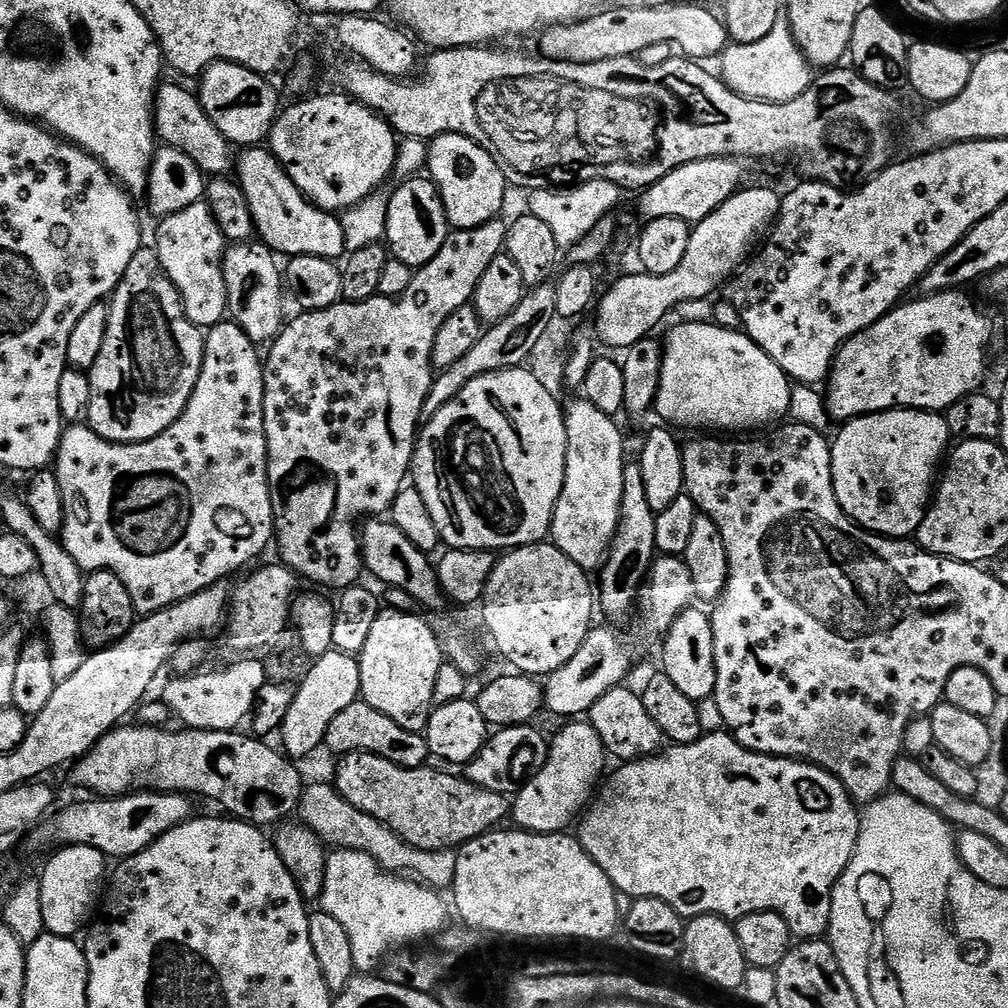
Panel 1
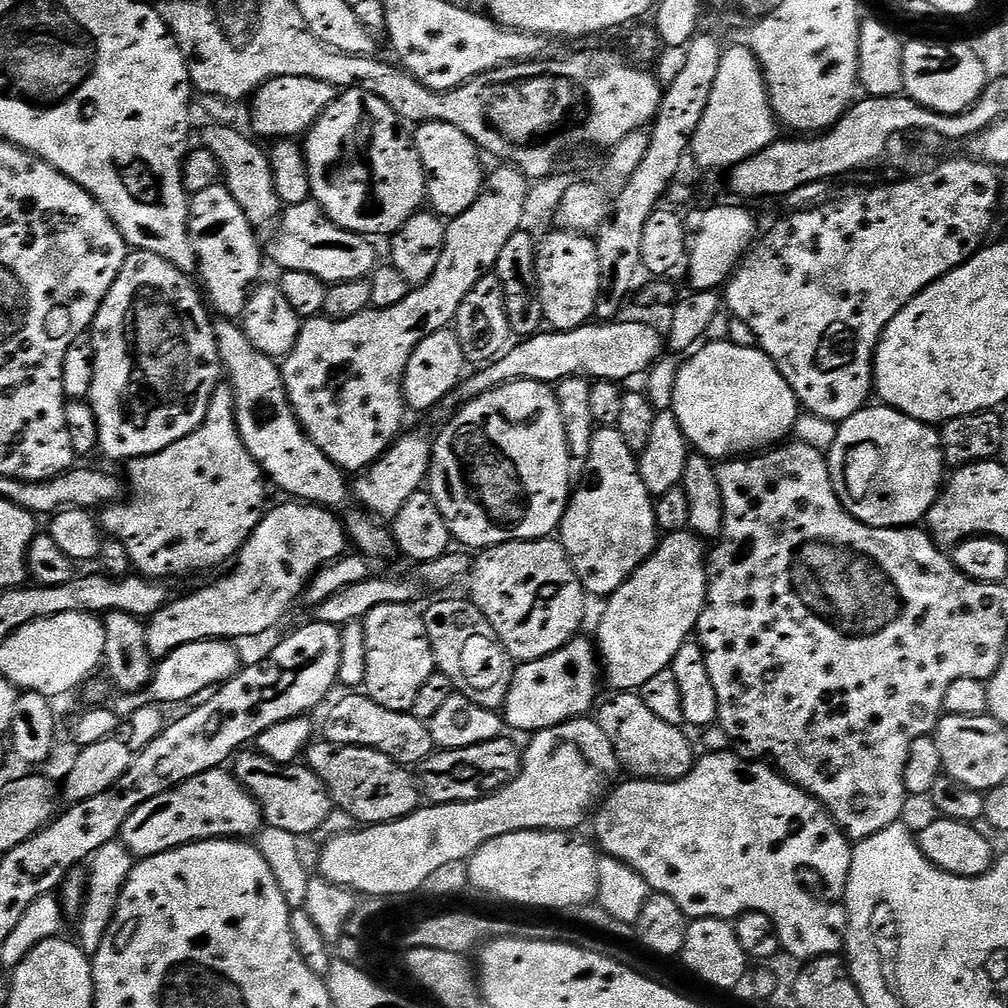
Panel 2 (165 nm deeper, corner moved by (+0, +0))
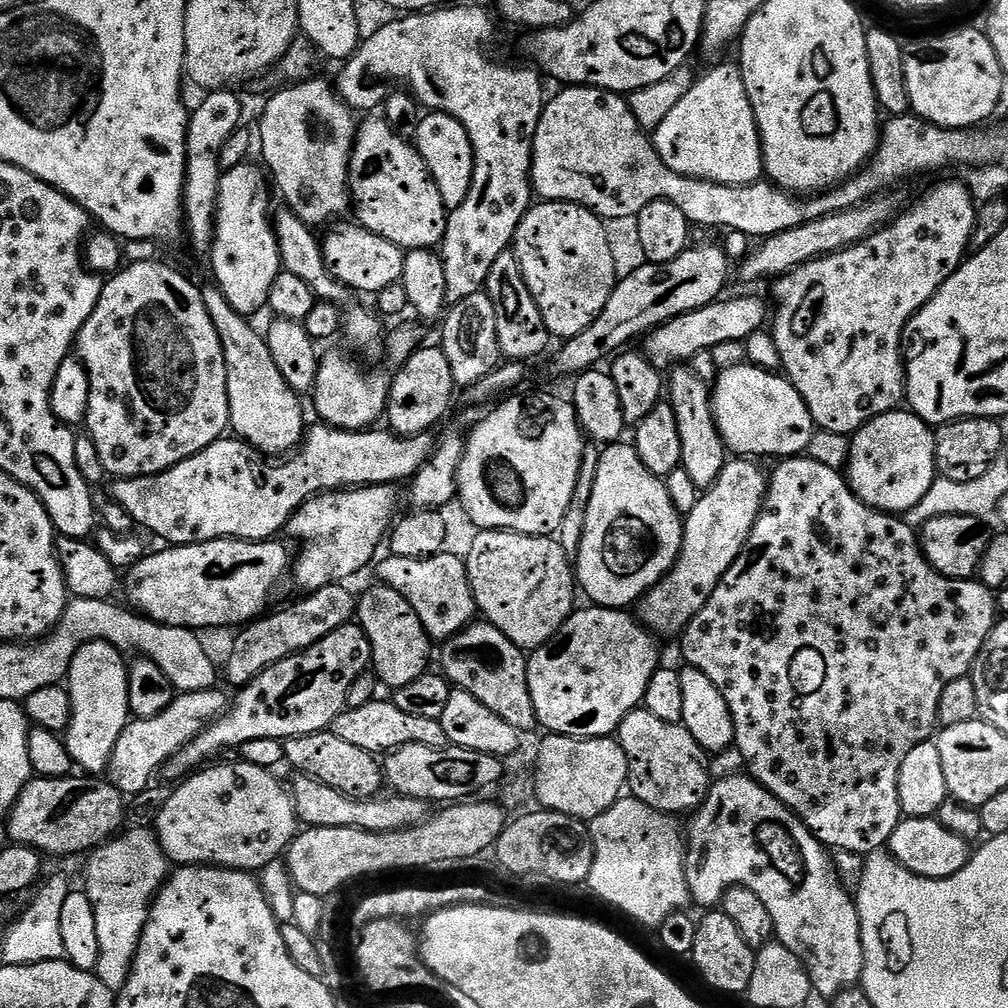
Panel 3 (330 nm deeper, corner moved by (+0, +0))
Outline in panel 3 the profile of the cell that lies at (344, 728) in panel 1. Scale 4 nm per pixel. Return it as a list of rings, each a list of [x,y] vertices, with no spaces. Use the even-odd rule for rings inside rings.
[[[377,698],[366,706],[345,708],[338,714],[338,718],[334,718],[330,731],[338,734],[338,738],[373,754],[387,754],[407,744],[417,744],[427,748],[449,747],[446,730],[442,730],[438,720],[405,714],[404,711],[398,710],[398,706],[391,699]]]

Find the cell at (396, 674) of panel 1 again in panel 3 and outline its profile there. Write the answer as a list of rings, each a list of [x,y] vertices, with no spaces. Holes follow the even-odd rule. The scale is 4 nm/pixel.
[[[373,583],[373,588],[364,592],[364,597],[359,597],[356,606],[356,616],[360,629],[366,634],[372,651],[371,671],[377,681],[384,684],[389,690],[395,690],[414,682],[414,678],[424,675],[429,671],[428,655],[434,647],[428,631],[422,626],[418,614],[414,614],[414,606],[398,594],[389,584]]]

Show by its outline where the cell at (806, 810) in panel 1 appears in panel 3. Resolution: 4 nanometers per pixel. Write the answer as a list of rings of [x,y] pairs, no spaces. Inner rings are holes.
[[[737,774],[715,781],[708,789],[708,797],[691,813],[689,820],[692,821],[688,828],[686,824],[688,889],[692,900],[701,904],[701,909],[715,909],[729,888],[754,890],[754,894],[762,898],[766,910],[770,910],[770,918],[774,918],[775,939],[802,962],[817,997],[834,998],[863,981],[864,947],[860,933],[860,912],[853,893],[844,889],[845,881],[829,849],[814,838],[814,834],[794,812],[751,776]]]

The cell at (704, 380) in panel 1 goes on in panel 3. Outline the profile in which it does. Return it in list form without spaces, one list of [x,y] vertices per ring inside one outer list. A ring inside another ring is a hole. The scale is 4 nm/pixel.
[[[749,362],[736,364],[732,368],[723,369],[717,375],[711,393],[712,413],[716,419],[716,425],[724,440],[724,447],[733,457],[776,456],[775,458],[787,458],[807,453],[814,433],[812,415],[806,402],[802,402],[802,394],[798,394],[798,390],[794,390],[794,386],[783,375],[756,368]]]

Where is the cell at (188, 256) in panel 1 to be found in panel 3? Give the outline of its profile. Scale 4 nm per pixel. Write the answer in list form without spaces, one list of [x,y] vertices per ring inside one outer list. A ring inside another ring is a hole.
[[[245,162],[245,163],[239,164],[238,166],[234,166],[233,168],[229,168],[220,177],[220,185],[218,186],[218,202],[216,203],[216,233],[212,235],[212,246],[210,249],[210,257],[212,256],[212,276],[214,279],[216,279],[216,280],[213,280],[215,287],[219,288],[220,293],[223,294],[223,296],[226,298],[226,302],[230,302],[230,306],[234,306],[234,310],[236,311],[236,313],[239,314],[239,316],[242,316],[245,318],[252,318],[252,315],[254,315],[255,312],[260,312],[262,310],[265,311],[265,309],[268,308],[268,299],[270,298],[270,286],[274,286],[274,278],[278,278],[278,274],[280,273],[280,271],[282,271],[282,265],[280,263],[280,247],[278,246],[278,242],[276,241],[274,224],[273,224],[273,221],[270,219],[270,212],[268,216],[268,188],[270,192],[270,180],[269,180],[269,177],[266,175],[265,169],[261,167],[259,163],[256,163],[257,165],[252,164],[252,163],[253,162]]]

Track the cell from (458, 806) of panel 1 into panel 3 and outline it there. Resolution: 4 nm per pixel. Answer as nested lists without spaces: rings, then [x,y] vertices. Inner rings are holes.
[[[330,730],[295,736],[283,741],[282,745],[284,760],[293,768],[293,773],[314,778],[330,786],[330,790],[338,790],[338,794],[346,794],[355,800],[371,800],[385,783],[381,761],[373,753],[338,738],[338,734]]]

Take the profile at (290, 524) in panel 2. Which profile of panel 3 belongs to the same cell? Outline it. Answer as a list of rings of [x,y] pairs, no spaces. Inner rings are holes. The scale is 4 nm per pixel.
[[[369,484],[367,488],[322,492],[319,496],[311,496],[288,519],[286,536],[301,544],[300,553],[297,556],[295,553],[290,568],[291,579],[296,579],[301,593],[348,582],[355,572],[362,571],[377,559],[376,551],[383,540],[385,543],[398,516],[396,503],[402,500],[402,496],[396,491],[395,484]]]

